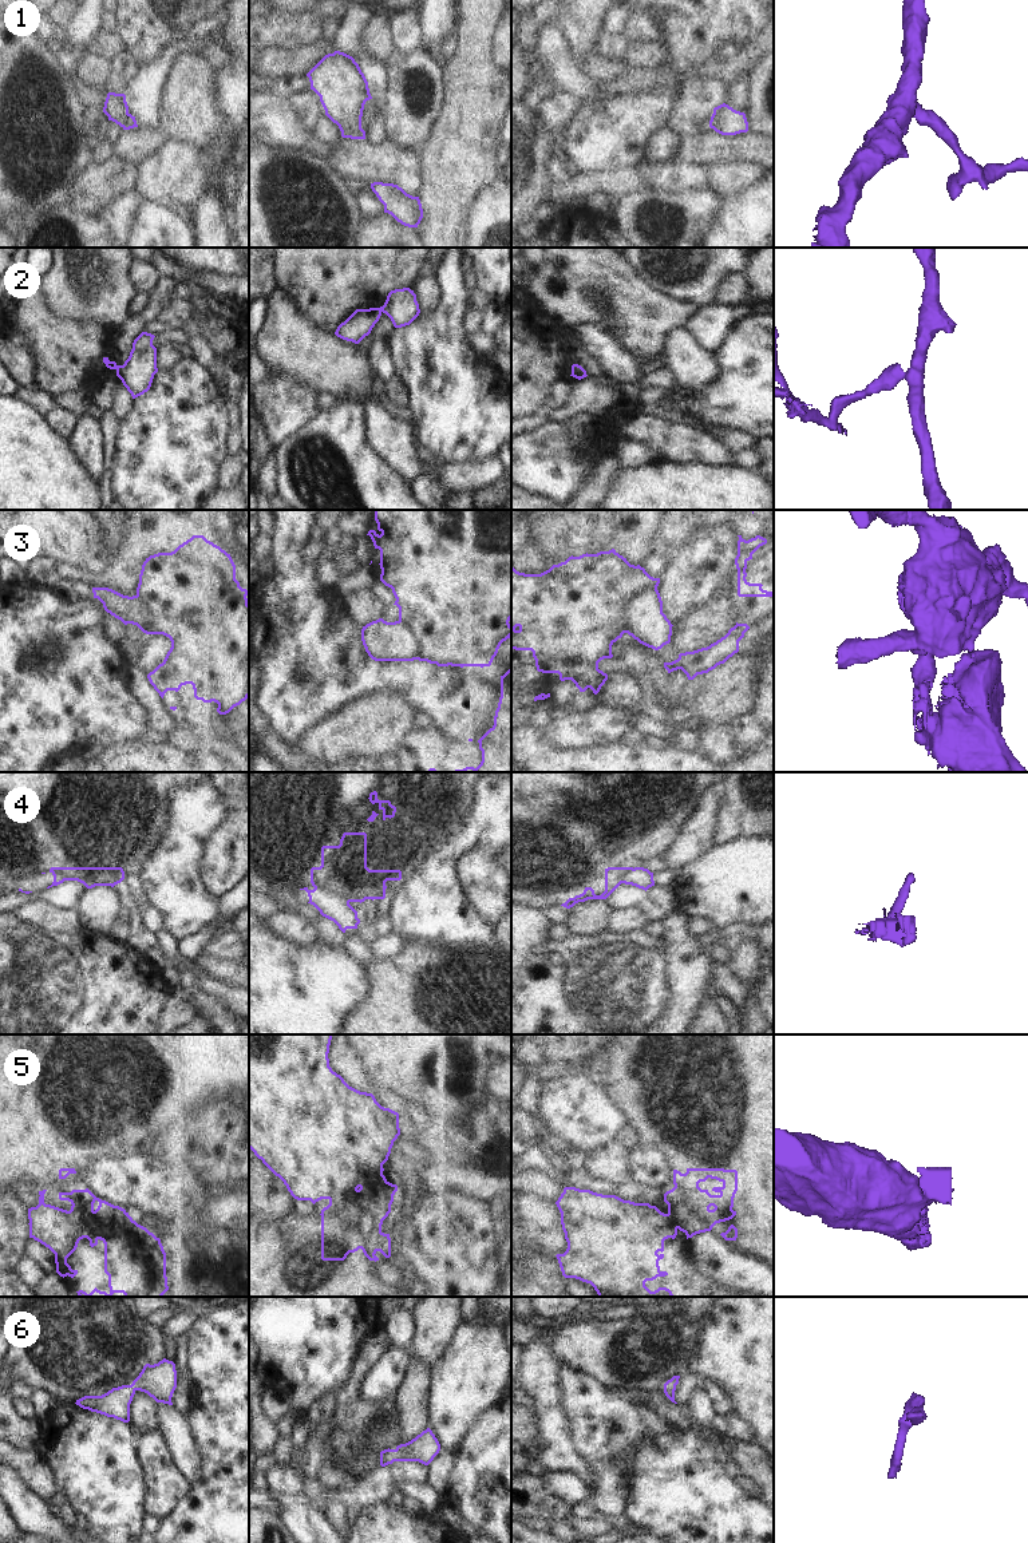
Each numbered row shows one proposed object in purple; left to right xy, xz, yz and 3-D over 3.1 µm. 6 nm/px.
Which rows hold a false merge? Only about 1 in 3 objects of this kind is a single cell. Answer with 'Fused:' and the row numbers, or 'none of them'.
Fused: 2, 3, 4, 5

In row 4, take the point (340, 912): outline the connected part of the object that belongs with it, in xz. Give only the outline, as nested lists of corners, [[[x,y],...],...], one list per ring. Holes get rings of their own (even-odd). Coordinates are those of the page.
[[[304,887],[300,890],[305,890],[309,897],[308,903],[313,905],[323,917],[333,921],[343,933],[345,933],[347,929],[357,929],[360,923],[357,911],[347,899],[333,899],[331,894],[321,887],[315,887],[313,890]]]

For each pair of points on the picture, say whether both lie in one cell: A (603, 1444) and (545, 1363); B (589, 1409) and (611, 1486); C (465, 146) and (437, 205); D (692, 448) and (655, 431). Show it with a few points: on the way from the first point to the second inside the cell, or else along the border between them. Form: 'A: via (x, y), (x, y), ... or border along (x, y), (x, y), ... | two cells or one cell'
A: border along (558, 1368), (561, 1407), (566, 1416) | two cells
B: via (603, 1428), (605, 1467) | one cell
C: via (459, 161), (450, 190) | one cell
D: via (683, 444), (664, 438) | one cell

